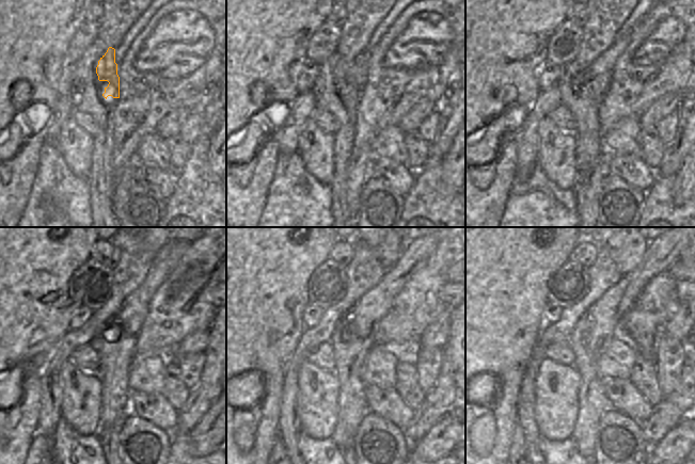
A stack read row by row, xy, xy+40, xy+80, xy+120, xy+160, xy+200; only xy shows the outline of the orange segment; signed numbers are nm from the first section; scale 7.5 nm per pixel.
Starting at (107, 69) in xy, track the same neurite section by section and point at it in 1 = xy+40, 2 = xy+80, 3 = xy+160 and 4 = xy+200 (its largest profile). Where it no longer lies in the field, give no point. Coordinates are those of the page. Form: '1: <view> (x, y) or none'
1: xy+40 (353, 73)
2: xy+80 (596, 78)
3: xy+160 (352, 338)
4: xy+200 (598, 324)

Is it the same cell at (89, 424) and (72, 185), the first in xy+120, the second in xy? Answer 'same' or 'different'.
different

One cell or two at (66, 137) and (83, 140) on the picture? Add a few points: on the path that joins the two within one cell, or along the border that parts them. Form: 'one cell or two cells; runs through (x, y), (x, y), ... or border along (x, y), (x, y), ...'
one cell; runs through (70, 141), (79, 142)

